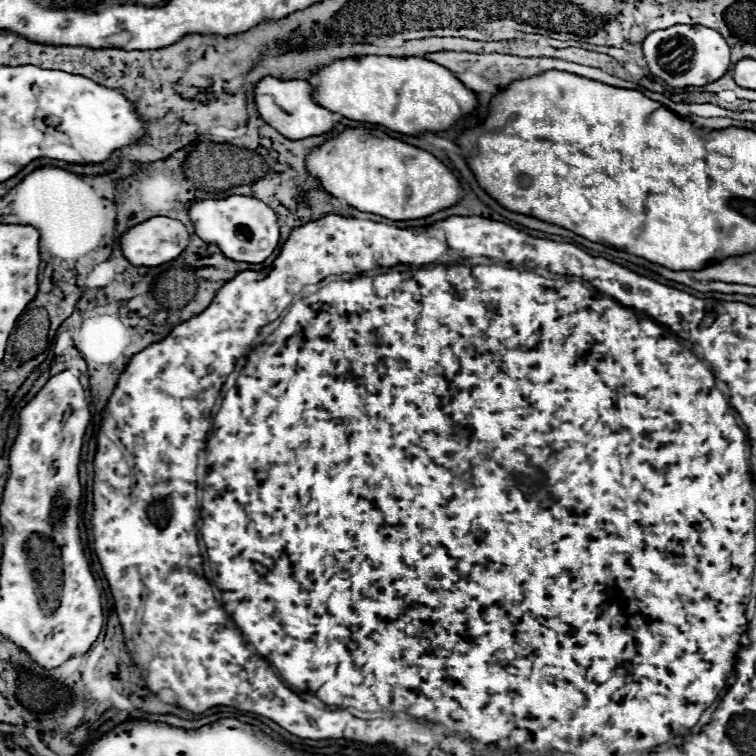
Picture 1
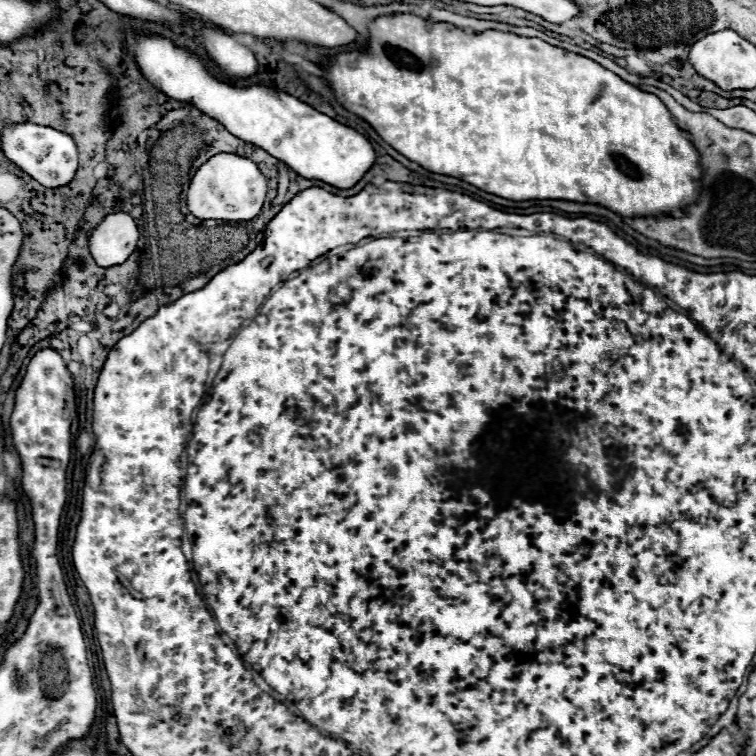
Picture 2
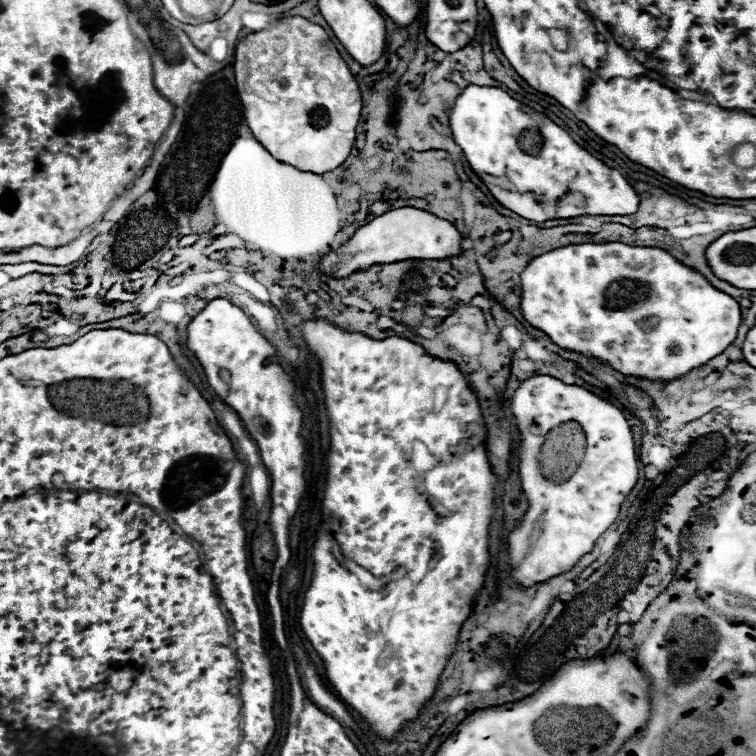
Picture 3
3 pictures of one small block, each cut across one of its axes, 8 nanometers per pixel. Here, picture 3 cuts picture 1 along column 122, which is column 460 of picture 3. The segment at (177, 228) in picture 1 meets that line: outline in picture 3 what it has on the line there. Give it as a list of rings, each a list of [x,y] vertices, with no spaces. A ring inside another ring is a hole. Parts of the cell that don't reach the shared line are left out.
[[[398,208],[374,218],[370,224],[356,230],[356,234],[338,252],[330,252],[322,258],[320,270],[330,276],[348,276],[358,270],[366,270],[372,264],[396,262],[406,258],[418,260],[444,260],[462,254],[462,234],[448,222],[426,210]]]

